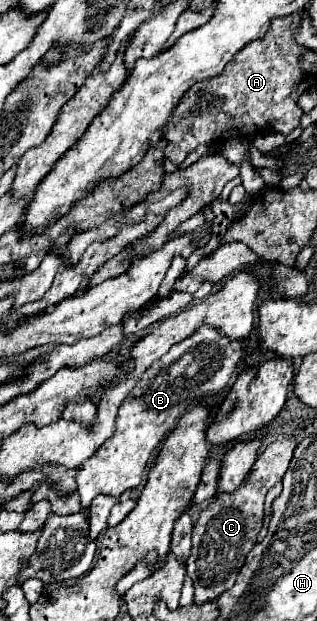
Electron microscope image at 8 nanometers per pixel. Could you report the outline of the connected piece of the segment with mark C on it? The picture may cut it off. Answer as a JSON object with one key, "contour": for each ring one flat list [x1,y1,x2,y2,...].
{"contour":[[278,435,256,459,252,471,246,475,244,483,236,491,214,497,200,511,192,533,192,553,186,561,186,571,194,581,196,603,206,603,210,599,216,599,220,593,228,591,234,585,246,555,256,545,256,535,264,519,264,497,268,489,274,487,286,473,294,447,296,447,296,439,292,435]]}

